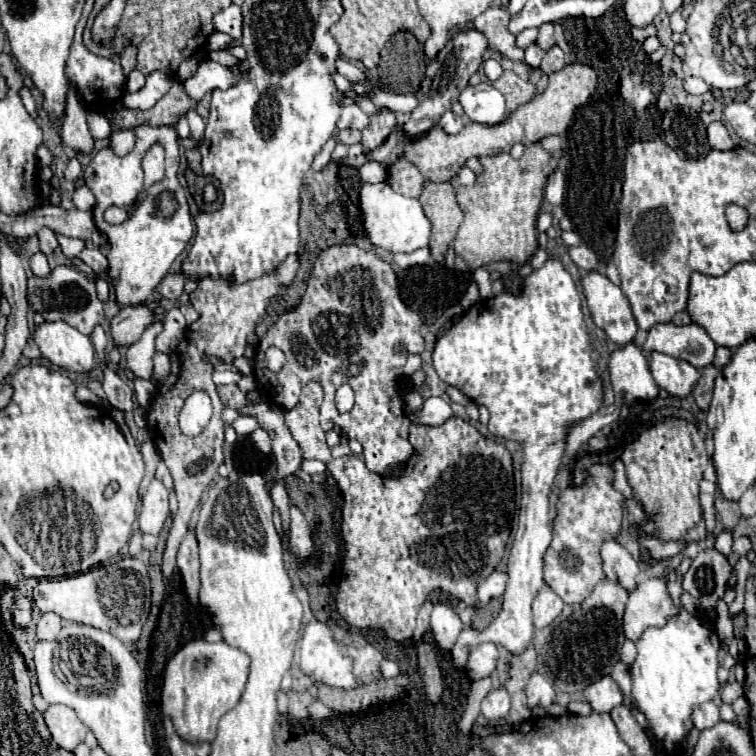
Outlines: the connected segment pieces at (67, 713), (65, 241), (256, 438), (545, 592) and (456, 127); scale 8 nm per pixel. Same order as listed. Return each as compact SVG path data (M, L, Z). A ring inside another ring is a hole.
M49 706L45 710L45 722L53 736L53 742L63 750L75 750L89 732L89 728L77 718L77 714L67 706Z
M57 234L57 242L59 242L59 246L61 246L61 250L63 250L63 254L65 254L67 258L75 258L75 256L85 248L85 242L83 242L83 240L65 238L65 236L61 236L61 234Z
M261 428L251 434L251 442L253 442L255 448L261 450L261 452L271 451L271 438L269 438L269 434L267 434L265 430L261 430Z
M543 588L533 604L535 628L549 626L561 614L561 610L563 610L563 600L559 600L559 596L551 592L551 588Z
M447 110L447 112L441 116L439 126L441 126L447 134L457 134L457 132L465 126L465 122L463 122L459 116L455 116L451 110Z

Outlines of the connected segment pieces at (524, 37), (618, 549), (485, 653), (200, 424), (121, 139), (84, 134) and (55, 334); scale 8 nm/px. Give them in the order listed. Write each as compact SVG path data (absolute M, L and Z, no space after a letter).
M527 28L527 30L523 30L519 36L517 36L517 40L515 40L515 44L517 44L517 48L527 48L527 46L531 46L531 44L535 44L535 40L537 40L537 28Z
M605 542L601 548L601 558L603 558L603 568L609 580L619 582L627 592L633 592L637 588L639 564L621 544Z
M479 644L471 650L469 654L469 664L467 664L467 674L471 680L481 680L485 676L491 676L497 664L497 646L495 644Z
M195 390L181 408L179 428L187 436L197 436L209 424L209 418L211 418L211 400L207 392Z
M115 130L111 136L111 150L117 156L127 156L135 148L135 134L133 130Z
M69 88L67 110L61 122L61 138L63 138L63 144L71 146L79 154L91 154L95 146L95 140L87 128L85 116L87 116L87 110L81 98L77 96L75 88Z
M43 322L35 330L35 344L57 368L87 374L97 368L95 348L89 336L63 322Z

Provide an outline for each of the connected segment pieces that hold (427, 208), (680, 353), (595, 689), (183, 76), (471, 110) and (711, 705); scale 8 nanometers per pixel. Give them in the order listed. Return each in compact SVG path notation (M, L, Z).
M425 182L425 190L419 198L425 216L431 222L431 256L435 262L441 262L457 234L457 228L463 220L463 212L455 200L451 182L435 184Z
M695 322L685 326L675 324L657 324L649 330L649 336L643 344L645 352L663 352L679 360L687 360L695 368L703 368L713 362L715 342L709 338L707 330Z
M603 676L601 680L589 684L583 690L583 696L595 712L611 712L611 708L623 702L623 694L611 676Z
M187 58L187 60L183 60L183 64L179 66L179 72L177 72L177 76L179 76L179 80L183 82L183 80L187 80L189 76L193 76L193 72L197 70L197 60L193 60L193 58Z
M481 82L477 86L467 86L459 102L471 122L487 124L487 126L497 126L505 122L505 118L511 114L511 110L505 104L505 96L487 82Z
M705 702L695 708L691 718L693 718L695 728L699 728L699 730L713 728L719 722L719 708L715 706L715 702Z

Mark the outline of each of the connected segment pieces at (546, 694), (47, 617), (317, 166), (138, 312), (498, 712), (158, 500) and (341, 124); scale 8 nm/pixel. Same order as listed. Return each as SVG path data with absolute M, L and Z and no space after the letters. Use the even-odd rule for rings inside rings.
M533 672L531 680L527 684L527 704L529 704L529 708L535 708L535 706L549 708L555 702L555 699L553 684L549 680L545 680L545 676L541 676L539 672Z
M47 612L47 614L41 614L41 618L37 620L37 626L35 626L35 632L37 632L37 638L39 640L55 640L55 636L59 636L61 632L61 618L55 616L53 612Z
M331 136L327 142L325 142L325 146L321 148L321 152L315 156L315 162L313 162L313 170L321 170L329 160L331 160L331 152L333 152L333 148L335 148L335 136Z
M145 304L121 308L119 314L111 320L111 328L109 328L115 344L117 346L131 346L133 342L137 342L139 336L143 334L143 330L151 324L153 316L163 318L165 310L157 308L155 312L151 312Z
M505 688L491 690L491 692L483 698L483 702L481 702L481 714L483 714L487 720L507 718L509 708L511 708L511 700L509 700L509 694L507 694Z
M153 480L141 504L141 514L139 514L141 532L159 534L167 516L169 516L169 492L159 480Z
M357 104L353 106L345 106L341 110L337 128L345 130L345 128L355 128L355 130L365 130L369 126L369 114L365 114Z

